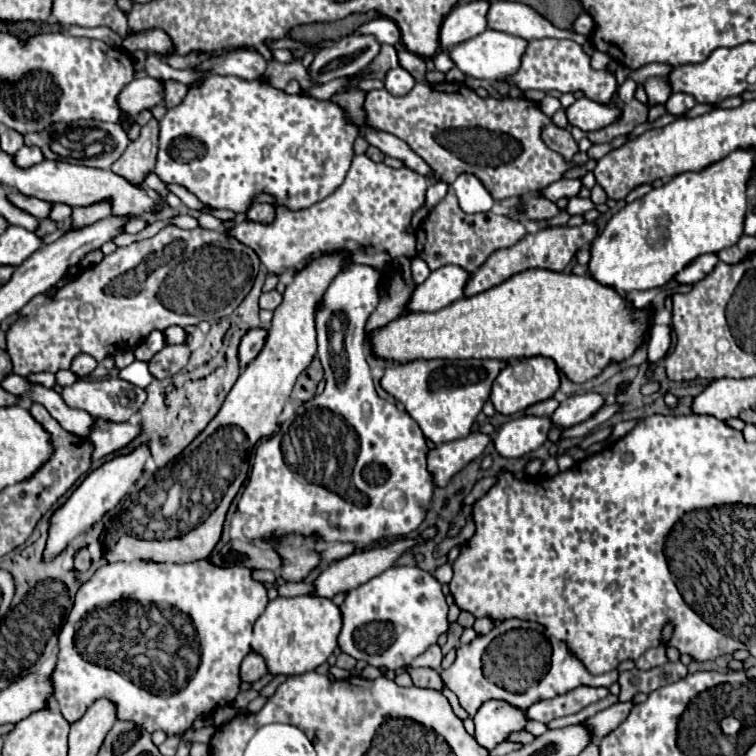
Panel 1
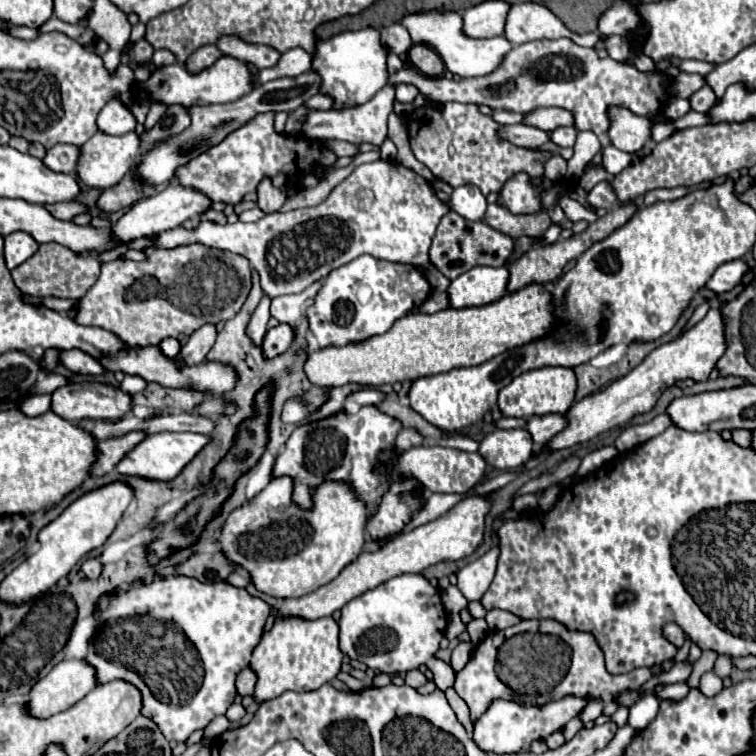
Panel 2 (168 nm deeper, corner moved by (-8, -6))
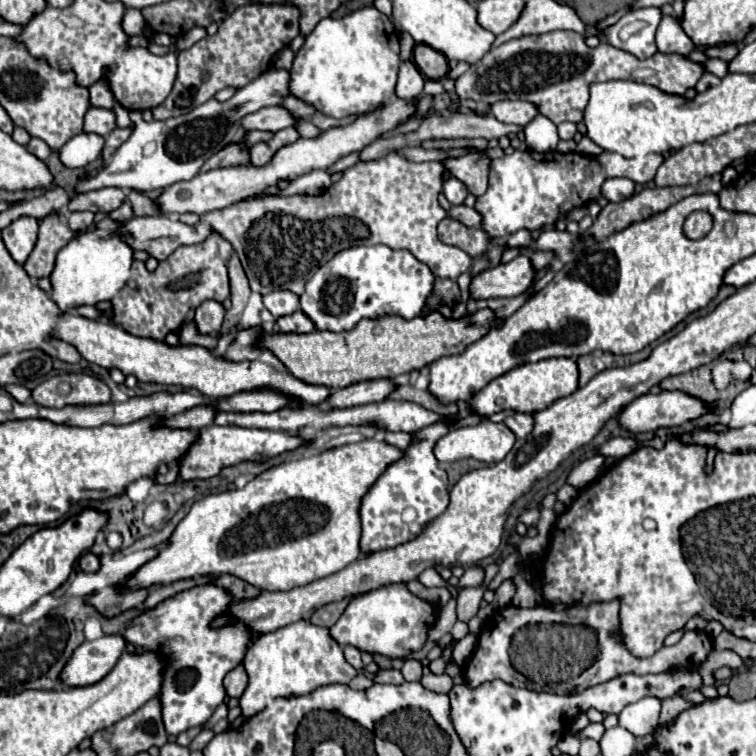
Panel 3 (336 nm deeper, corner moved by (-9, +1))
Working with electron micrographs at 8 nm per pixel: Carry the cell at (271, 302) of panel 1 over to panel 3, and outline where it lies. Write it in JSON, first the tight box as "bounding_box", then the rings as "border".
{"bounding_box":[264,290,300,318],"border":[[[278,290],[278,292],[264,296],[264,306],[274,314],[274,318],[296,312],[298,304],[300,304],[300,298],[294,292],[288,292],[288,290]]]}

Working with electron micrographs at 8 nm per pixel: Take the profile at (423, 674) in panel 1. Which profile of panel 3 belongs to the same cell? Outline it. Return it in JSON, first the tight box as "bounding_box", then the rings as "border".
{"bounding_box":[402,658,422,680],"border":[[[410,658],[410,660],[406,660],[406,662],[404,662],[402,672],[404,672],[406,680],[420,680],[420,678],[422,678],[422,664],[420,664],[418,660]]]}

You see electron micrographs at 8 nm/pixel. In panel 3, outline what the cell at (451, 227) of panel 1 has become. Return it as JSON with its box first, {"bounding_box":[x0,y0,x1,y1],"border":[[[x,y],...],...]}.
{"bounding_box":[438,216,492,258],"border":[[[446,216],[444,220],[440,220],[438,238],[448,246],[456,246],[468,252],[468,256],[472,258],[480,258],[492,244],[492,238],[488,236],[488,232],[484,232],[482,228],[468,228],[452,216]]]}

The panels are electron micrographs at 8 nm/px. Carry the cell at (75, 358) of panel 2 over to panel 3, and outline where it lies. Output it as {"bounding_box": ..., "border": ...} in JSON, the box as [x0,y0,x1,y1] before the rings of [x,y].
{"bounding_box":[42,340,82,364],"border":[[[48,340],[48,342],[42,346],[42,350],[44,350],[46,354],[62,360],[62,362],[78,364],[78,362],[82,360],[80,352],[78,352],[72,344],[66,344],[66,342],[62,342],[62,340]]]}

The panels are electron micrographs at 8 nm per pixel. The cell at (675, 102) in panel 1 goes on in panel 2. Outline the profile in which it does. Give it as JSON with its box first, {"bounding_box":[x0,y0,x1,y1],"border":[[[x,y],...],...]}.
{"bounding_box":[689,85,715,113],"border":[[[703,85],[697,93],[693,93],[689,97],[689,101],[691,101],[693,111],[703,113],[703,111],[707,111],[707,107],[711,107],[711,103],[715,103],[715,93],[713,93],[713,89],[709,85]]]}

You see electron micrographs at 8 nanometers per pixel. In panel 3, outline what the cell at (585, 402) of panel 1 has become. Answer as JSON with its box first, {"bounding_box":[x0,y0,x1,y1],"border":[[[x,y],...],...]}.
{"bounding_box":[504,412,532,438],"border":[[[516,412],[516,414],[508,416],[508,418],[504,420],[504,424],[506,424],[518,438],[524,438],[524,436],[528,436],[528,432],[532,432],[532,414]]]}

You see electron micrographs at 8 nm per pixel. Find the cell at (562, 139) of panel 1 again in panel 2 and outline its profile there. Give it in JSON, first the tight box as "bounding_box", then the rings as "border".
{"bounding_box":[497,125,549,147],"border":[[[503,125],[497,129],[499,139],[509,141],[517,147],[541,147],[549,141],[549,135],[545,131],[535,131],[535,127],[523,127],[519,125]]]}

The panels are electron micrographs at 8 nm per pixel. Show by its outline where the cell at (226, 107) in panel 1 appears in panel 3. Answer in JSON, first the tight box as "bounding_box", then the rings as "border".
{"bounding_box":[204,134,250,172],"border":[[[246,134],[238,142],[230,142],[226,148],[216,152],[204,162],[204,172],[212,168],[230,168],[230,166],[240,166],[240,164],[250,164],[250,150],[246,146]]]}

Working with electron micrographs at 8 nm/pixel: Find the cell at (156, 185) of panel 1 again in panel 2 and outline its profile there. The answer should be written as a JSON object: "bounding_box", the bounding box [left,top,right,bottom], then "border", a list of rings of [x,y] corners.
{"bounding_box":[200,203,227,225],"border":[[[213,203],[211,205],[211,209],[201,215],[200,220],[216,221],[217,223],[224,225],[225,223],[227,223],[227,218],[223,214],[223,210],[225,207],[226,205],[223,203]]]}

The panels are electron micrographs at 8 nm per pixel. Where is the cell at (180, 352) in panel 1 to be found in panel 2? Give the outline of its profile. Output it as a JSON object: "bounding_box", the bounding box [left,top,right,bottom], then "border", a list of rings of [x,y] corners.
{"bounding_box":[177,323,217,363],"border":[[[213,323],[199,327],[197,331],[193,331],[193,335],[185,343],[177,359],[183,359],[183,363],[201,363],[207,357],[209,349],[213,347],[215,339],[217,339],[217,329]]]}

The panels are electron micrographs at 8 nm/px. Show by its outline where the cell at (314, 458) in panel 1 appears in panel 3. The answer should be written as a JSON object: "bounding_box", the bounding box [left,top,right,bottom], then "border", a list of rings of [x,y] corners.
{"bounding_box":[300,244,434,332],"border":[[[384,244],[354,246],[338,252],[328,264],[318,268],[306,284],[300,304],[316,330],[344,332],[368,316],[398,314],[406,320],[418,316],[428,306],[434,282],[432,270],[420,264],[408,250],[392,250]]]}

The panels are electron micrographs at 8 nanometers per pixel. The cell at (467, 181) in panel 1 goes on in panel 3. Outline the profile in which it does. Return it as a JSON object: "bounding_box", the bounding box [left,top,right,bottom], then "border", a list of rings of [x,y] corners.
{"bounding_box":[442,178,468,206],"border":[[[456,178],[446,180],[442,192],[444,192],[444,196],[448,198],[448,202],[454,204],[454,206],[464,204],[464,200],[466,200],[466,196],[468,196],[468,188],[466,188],[464,184],[460,184],[460,180],[456,180]]]}

